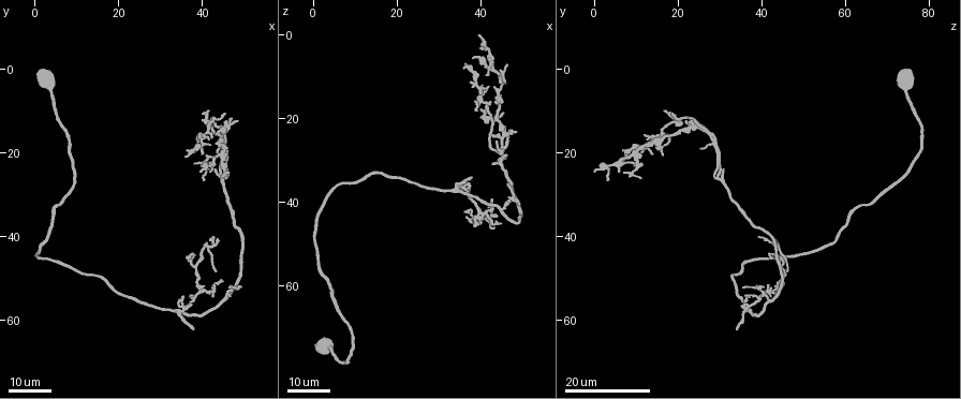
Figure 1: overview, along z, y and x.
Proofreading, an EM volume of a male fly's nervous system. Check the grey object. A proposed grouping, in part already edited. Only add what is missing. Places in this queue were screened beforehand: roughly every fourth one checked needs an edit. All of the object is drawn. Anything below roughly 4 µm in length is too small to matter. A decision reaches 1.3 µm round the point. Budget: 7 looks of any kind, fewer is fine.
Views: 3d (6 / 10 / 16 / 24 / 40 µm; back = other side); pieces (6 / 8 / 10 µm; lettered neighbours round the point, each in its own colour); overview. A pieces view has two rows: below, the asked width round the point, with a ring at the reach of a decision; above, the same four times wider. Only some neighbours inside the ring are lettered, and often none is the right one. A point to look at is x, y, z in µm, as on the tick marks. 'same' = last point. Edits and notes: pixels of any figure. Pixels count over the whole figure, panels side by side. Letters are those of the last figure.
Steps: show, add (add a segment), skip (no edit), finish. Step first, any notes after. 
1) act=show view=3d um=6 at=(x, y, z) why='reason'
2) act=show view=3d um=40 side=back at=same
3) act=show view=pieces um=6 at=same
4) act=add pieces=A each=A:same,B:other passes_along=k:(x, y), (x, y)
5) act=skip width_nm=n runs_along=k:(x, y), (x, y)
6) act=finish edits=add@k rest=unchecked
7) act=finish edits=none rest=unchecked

act=show view=3d um=24 at=(46.0, 24.5, 7.0) why='tapers out'

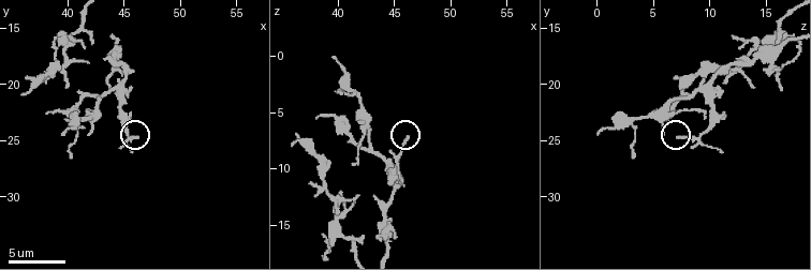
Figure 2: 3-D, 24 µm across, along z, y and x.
act=show view=pieces um=8 at=(46.4, 24.8, 7.4)

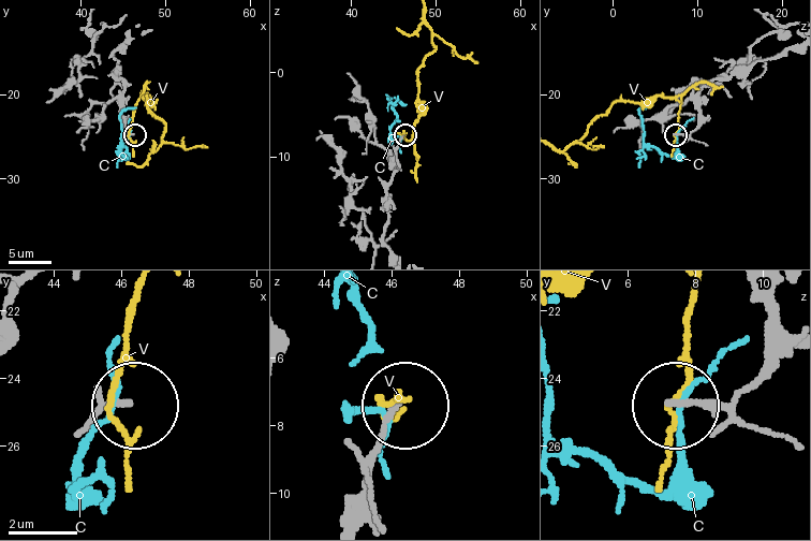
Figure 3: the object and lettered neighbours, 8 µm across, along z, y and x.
act=skip each=C:other,V:other runs_along=3:(767, 290), (767, 359), (758, 376), (716, 401), (675, 401) found='no lettered segment goes on from it'

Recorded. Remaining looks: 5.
act=show view=pieces um=10 at=(41.6, 17.8, 12.6) why='free end'

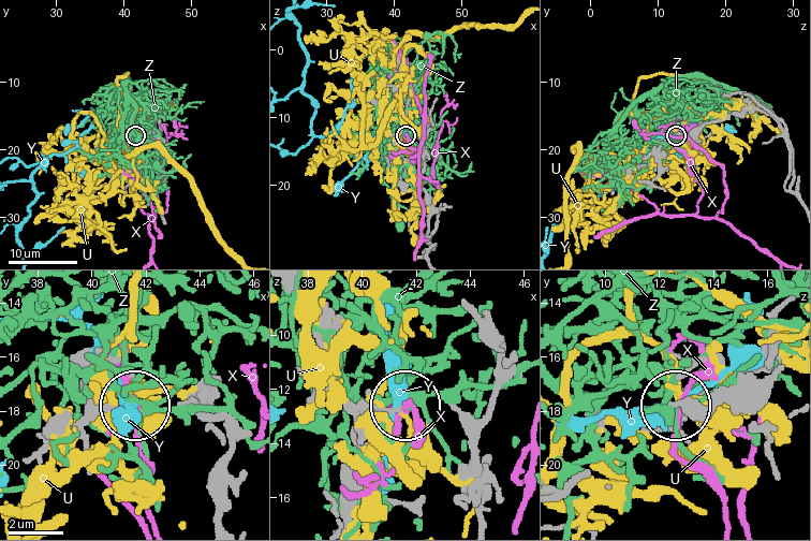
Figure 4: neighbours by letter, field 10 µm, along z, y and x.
act=skip width_nm=140 each=U:other,X:other,Y:other,Z:other found='no lettered segment goes on from it'

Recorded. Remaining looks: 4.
act=show view=3d um=16 at=(46.5, 11.5, 22.5) why='an open end'

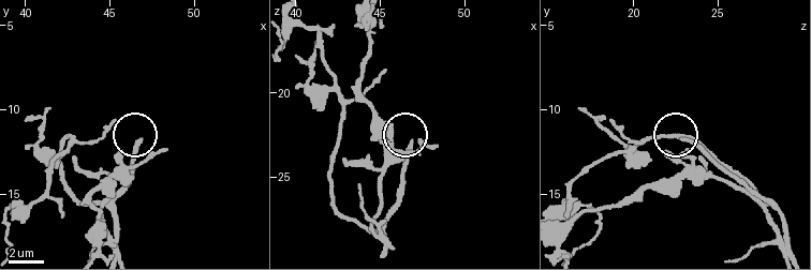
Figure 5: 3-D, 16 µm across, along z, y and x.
act=show view=3d um=6 at=(46.9, 11.8, 22.9)

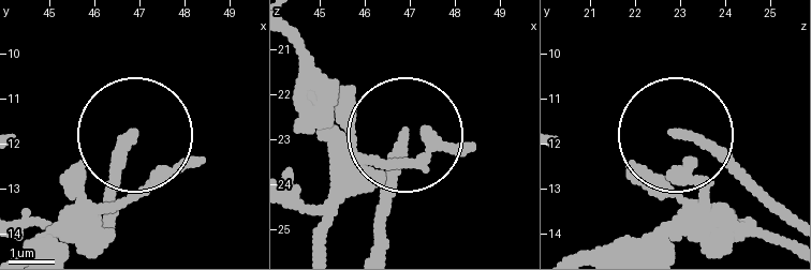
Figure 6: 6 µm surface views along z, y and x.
act=show view=pieces um=8 at=(46.90, 11.80, 22.90) why='what lies round it'

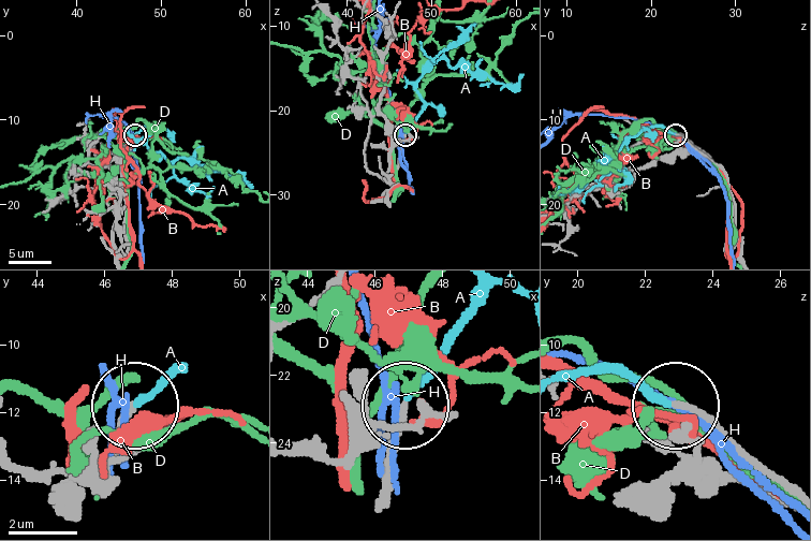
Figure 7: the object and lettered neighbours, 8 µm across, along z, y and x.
act=add pieces=A width_nm=190 each=A:same,B:other,D:other,H:other passes_along=7:(382, 490), (396, 414), (471, 293) found='the neuron continues'

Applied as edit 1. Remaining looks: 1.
act=finish edits=add@7 rest=unchecked

